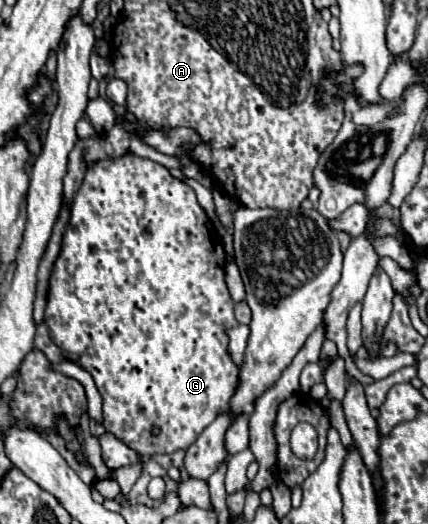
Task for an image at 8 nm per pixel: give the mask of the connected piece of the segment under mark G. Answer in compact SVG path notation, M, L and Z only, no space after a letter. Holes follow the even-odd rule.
M133 154L99 160L93 168L89 168L81 188L73 198L71 218L67 224L67 240L63 236L61 254L55 260L49 278L45 324L49 328L53 344L61 350L61 354L93 376L93 382L103 398L103 426L107 432L111 432L123 444L127 444L143 456L187 450L187 446L191 446L191 442L195 442L195 438L215 420L215 410L219 410L219 406L227 406L227 398L231 398L231 386L235 386L235 378L239 374L237 364L231 360L227 352L229 336L223 332L225 328L237 326L233 314L233 300L225 284L225 250L221 236L213 228L205 210L199 206L195 190L171 176L171 172L165 166L149 158L137 158ZM151 426L159 426L161 434L153 436Z

